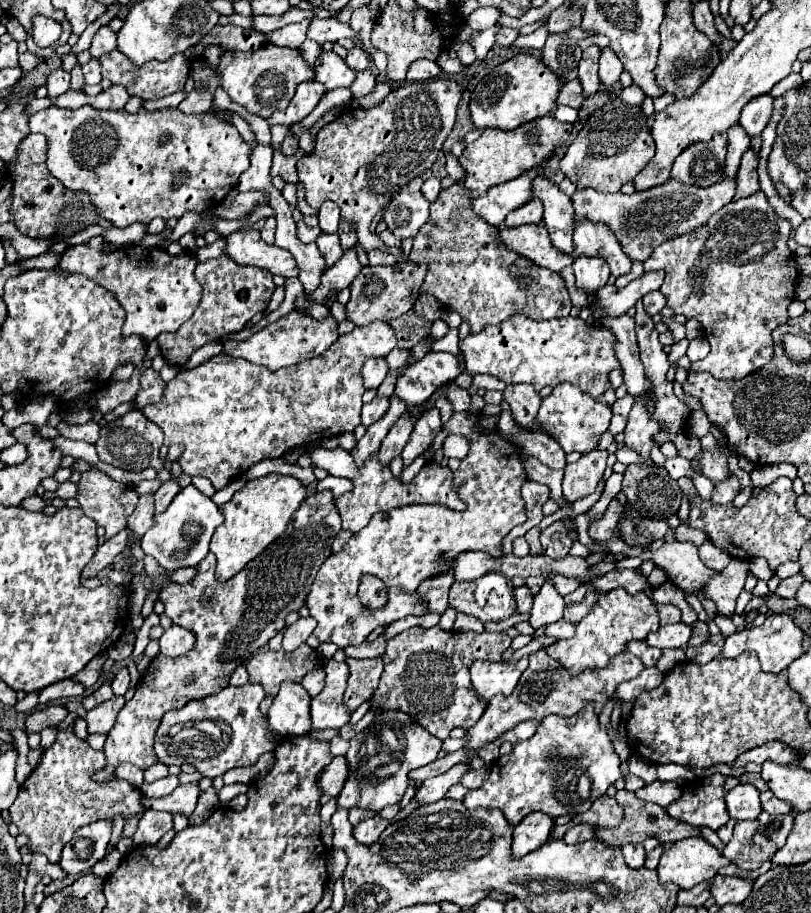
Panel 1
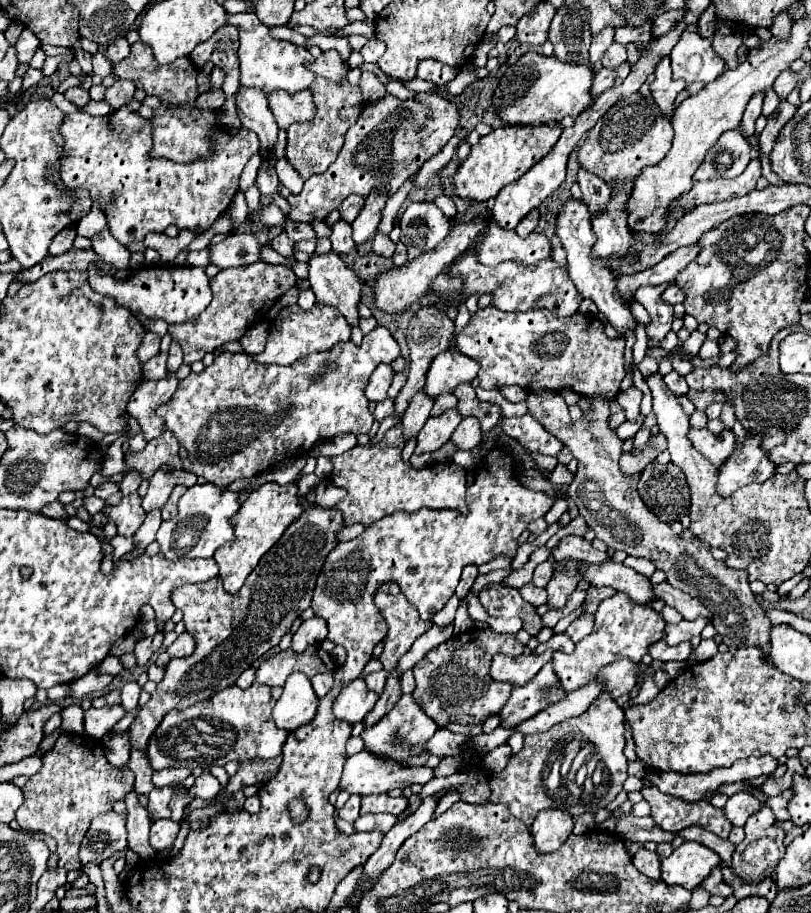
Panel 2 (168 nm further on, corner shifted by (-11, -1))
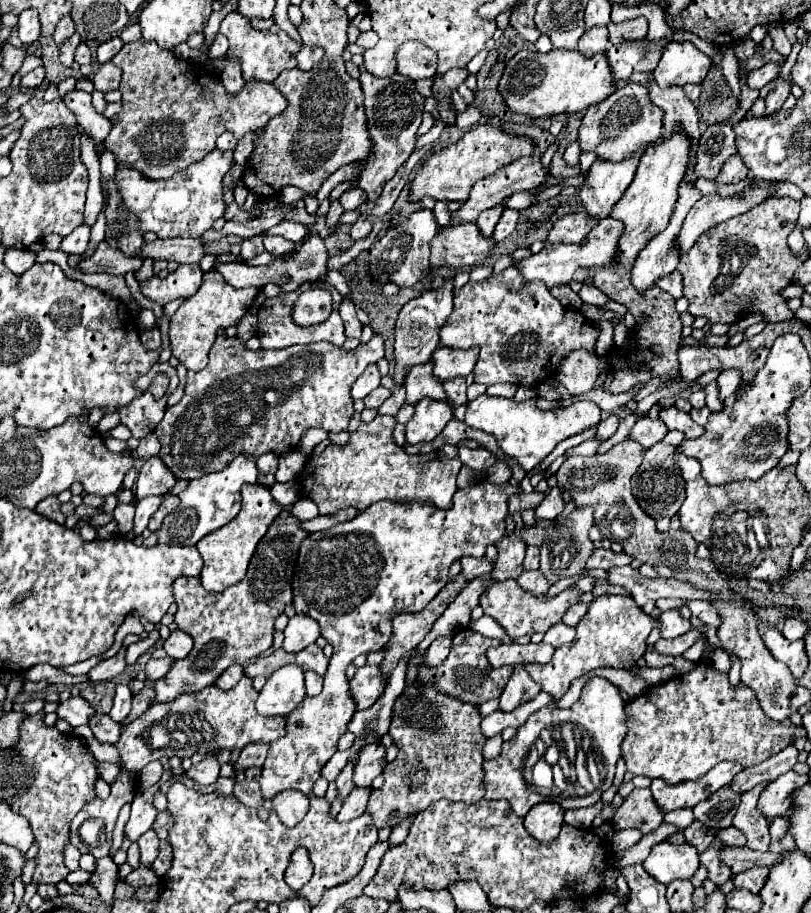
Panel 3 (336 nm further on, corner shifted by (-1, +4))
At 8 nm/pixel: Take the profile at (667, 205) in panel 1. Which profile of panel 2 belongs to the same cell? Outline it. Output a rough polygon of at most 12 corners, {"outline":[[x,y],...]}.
{"outline":[[753,159],[735,179],[695,181],[675,201],[695,207],[695,199],[733,199],[755,189],[761,163]]}

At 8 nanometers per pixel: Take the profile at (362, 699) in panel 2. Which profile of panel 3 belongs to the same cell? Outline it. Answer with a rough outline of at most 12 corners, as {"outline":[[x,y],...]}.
{"outline":[[379,666],[359,668],[349,682],[357,710],[385,690]]}

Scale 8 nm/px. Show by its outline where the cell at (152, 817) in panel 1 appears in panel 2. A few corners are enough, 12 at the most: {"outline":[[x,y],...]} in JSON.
{"outline":[[163,819],[151,825],[149,843],[155,851],[173,845],[179,823]]}

